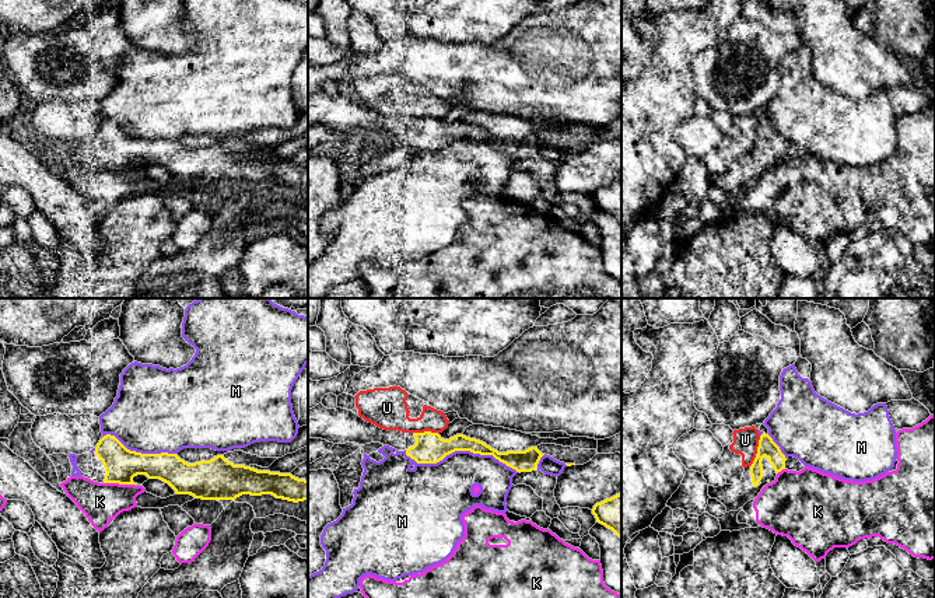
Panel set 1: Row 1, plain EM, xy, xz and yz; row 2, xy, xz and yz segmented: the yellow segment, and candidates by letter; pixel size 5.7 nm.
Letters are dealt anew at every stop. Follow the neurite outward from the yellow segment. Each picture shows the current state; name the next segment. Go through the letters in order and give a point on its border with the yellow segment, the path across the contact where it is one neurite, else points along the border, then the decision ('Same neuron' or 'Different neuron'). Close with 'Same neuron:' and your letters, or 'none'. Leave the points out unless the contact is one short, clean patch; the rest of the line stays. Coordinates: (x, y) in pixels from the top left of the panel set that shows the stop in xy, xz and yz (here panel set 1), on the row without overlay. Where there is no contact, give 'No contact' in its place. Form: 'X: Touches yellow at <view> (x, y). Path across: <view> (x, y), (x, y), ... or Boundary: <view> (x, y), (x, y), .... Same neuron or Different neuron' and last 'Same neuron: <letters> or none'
K: Touches yellow at xy (119, 170). Different neuron
M: Touches yellow at xz (461, 136). Different neuron
U: Touches yellow at yz (757, 136). Different neuron
Same neuron: none

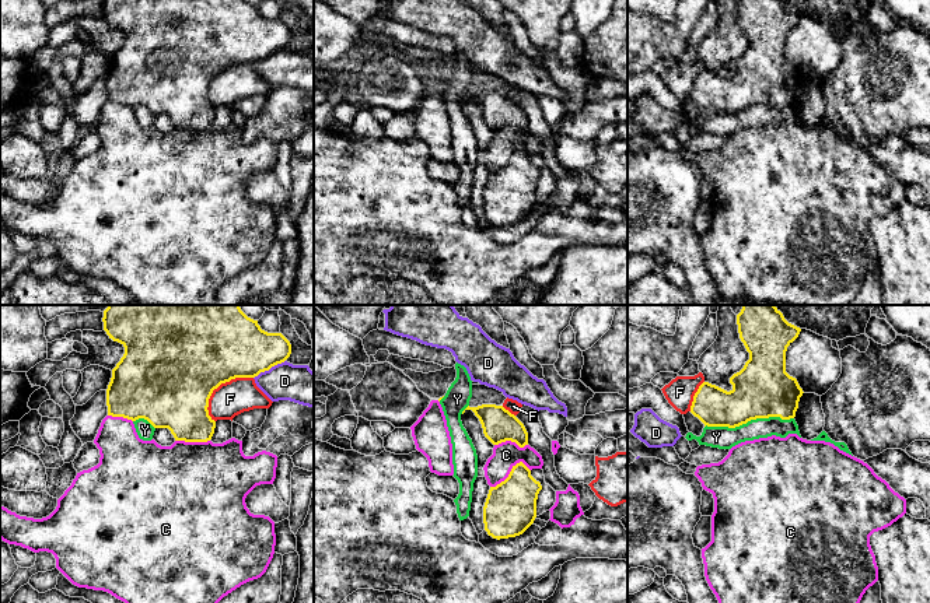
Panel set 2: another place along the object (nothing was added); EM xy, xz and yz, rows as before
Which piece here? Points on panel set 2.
C: Touches yellow at xz (510, 158). Different neuron
D: Touches yellow at xy (269, 55). Different neuron
F: Touches yellow at xy (217, 73). Different neuron
Y: Touches yellow at yz (748, 107). Different neuron
Same neuron: none

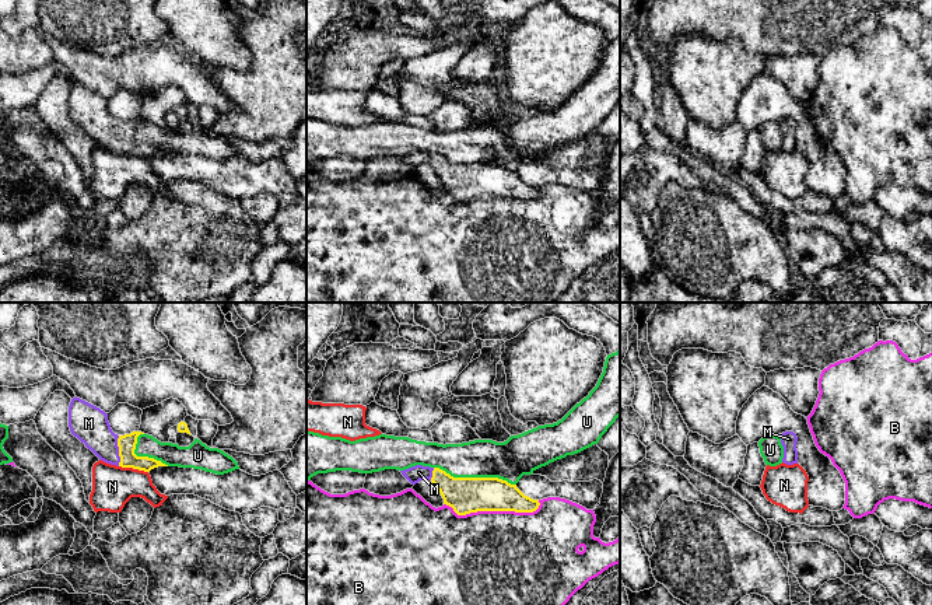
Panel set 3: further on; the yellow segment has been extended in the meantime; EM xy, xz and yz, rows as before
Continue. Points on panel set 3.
B: Touches yellow at xz (493, 196). Different neuron
M: Touches yellow at xy (119, 137). Path across: xy (126, 129), (119, 137), (88, 109). Same neuron
N: Touches yellow at xy (133, 154). Different neuron
U: Touches yellow at xz (475, 164). Different neuron
Same neuron: M

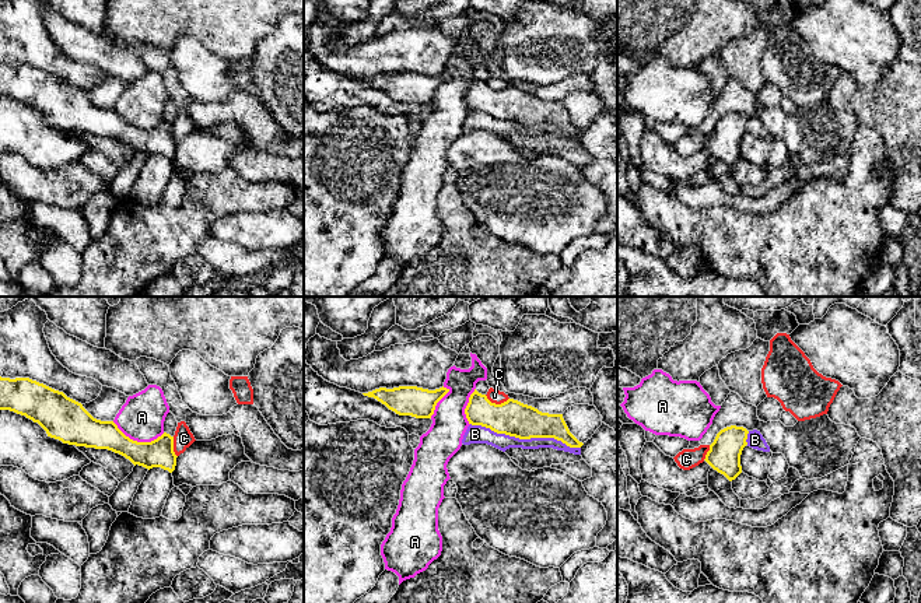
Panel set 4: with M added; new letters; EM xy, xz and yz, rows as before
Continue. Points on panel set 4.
A: Touches yellow at xy (139, 129). Boundary: xy (112, 108), (126, 122), (137, 128), (153, 128), (164, 119). Different neuron
B: Touches yellow at xz (525, 125). Different neuron
C: Touches yellow at xz (497, 91). Boundary: xz (484, 81), (496, 90), (503, 90), (508, 86). Different neuron
Same neuron: none

